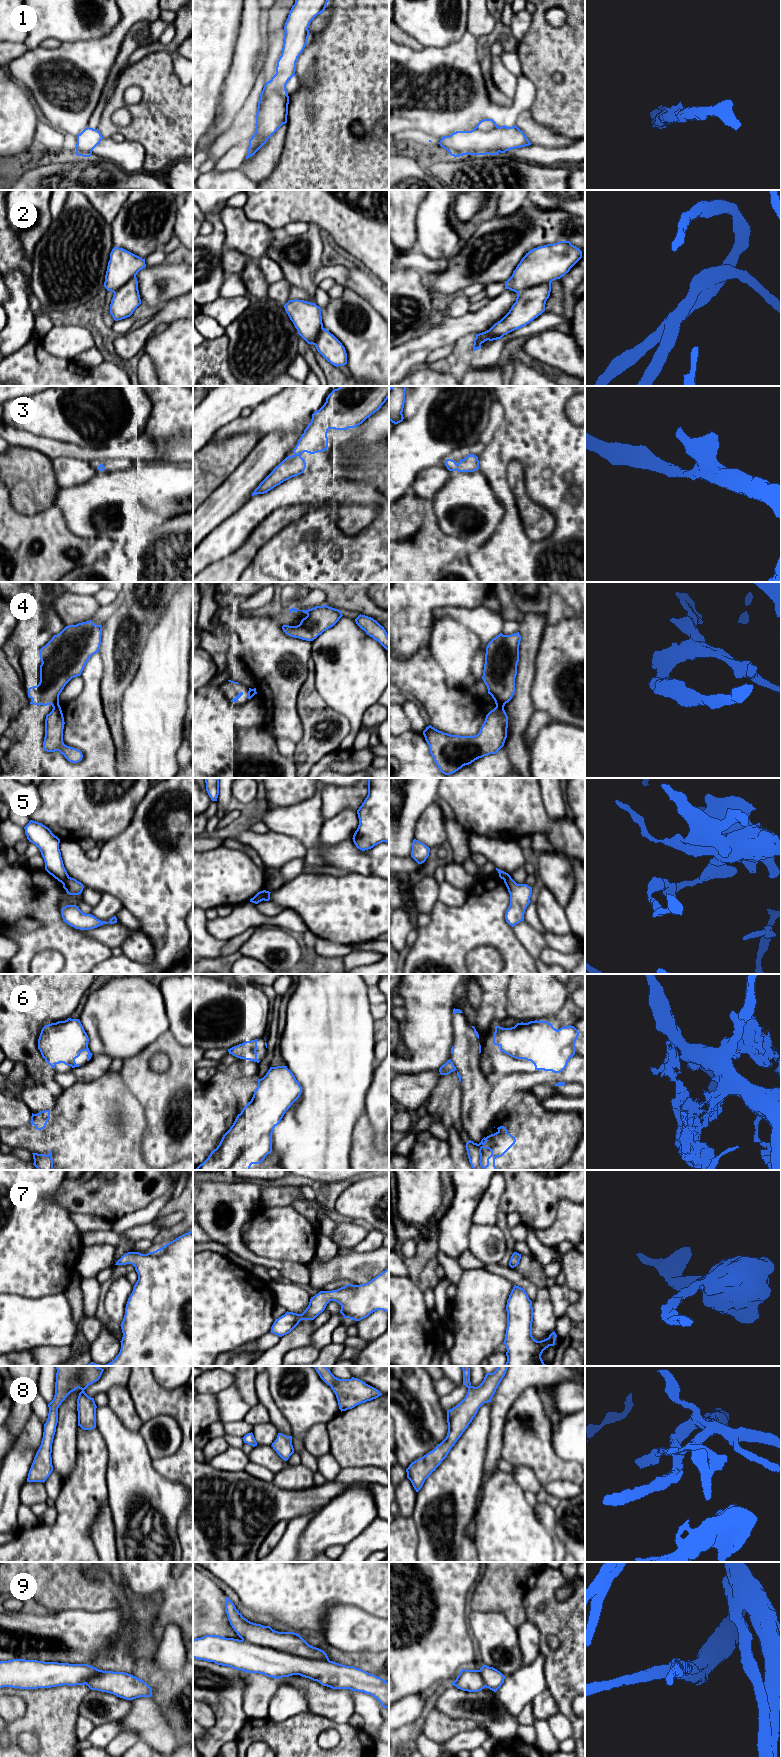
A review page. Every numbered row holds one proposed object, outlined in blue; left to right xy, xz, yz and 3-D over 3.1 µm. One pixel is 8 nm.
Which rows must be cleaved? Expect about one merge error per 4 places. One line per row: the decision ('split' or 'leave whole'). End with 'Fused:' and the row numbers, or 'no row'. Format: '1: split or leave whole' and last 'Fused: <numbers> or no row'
1: leave whole
2: leave whole
3: leave whole
4: split
5: split
6: leave whole
7: leave whole
8: leave whole
9: leave whole
Fused: 4, 5

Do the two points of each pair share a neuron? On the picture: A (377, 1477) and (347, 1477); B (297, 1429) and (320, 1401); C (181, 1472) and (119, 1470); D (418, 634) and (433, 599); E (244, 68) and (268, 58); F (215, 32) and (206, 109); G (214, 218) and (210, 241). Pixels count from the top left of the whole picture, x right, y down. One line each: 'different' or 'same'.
A: same
B: same
C: different
D: same
E: different
F: same
G: same

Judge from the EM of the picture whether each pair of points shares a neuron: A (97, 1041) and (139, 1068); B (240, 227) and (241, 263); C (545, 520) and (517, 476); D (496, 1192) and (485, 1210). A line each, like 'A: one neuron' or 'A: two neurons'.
A: two neurons
B: two neurons
C: one neuron
D: one neuron

